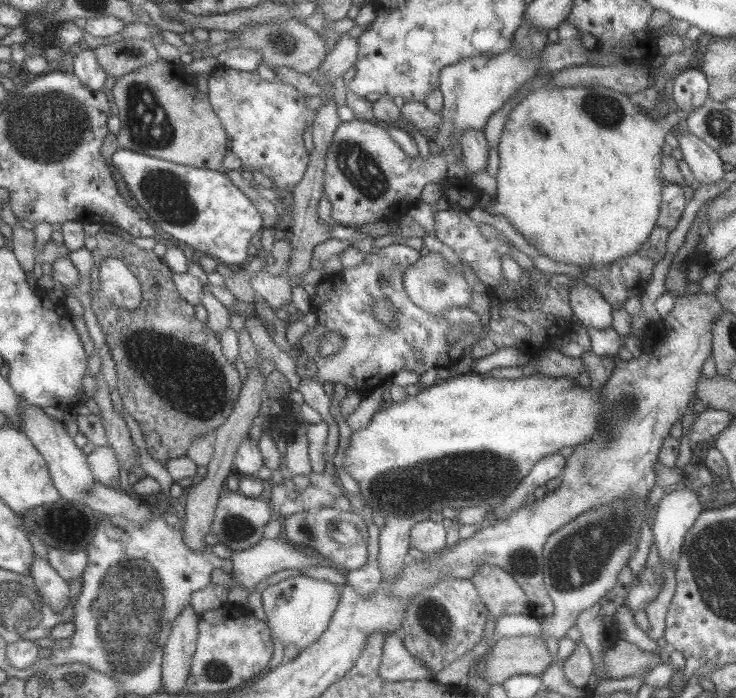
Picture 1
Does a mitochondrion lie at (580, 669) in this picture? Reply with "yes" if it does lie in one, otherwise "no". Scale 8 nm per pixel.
no

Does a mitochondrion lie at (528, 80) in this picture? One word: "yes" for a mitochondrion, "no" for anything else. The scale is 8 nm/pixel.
no

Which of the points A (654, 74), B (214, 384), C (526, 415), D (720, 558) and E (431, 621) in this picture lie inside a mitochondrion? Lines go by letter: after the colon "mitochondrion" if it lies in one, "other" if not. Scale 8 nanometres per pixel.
A: other
B: mitochondrion
C: other
D: mitochondrion
E: mitochondrion

